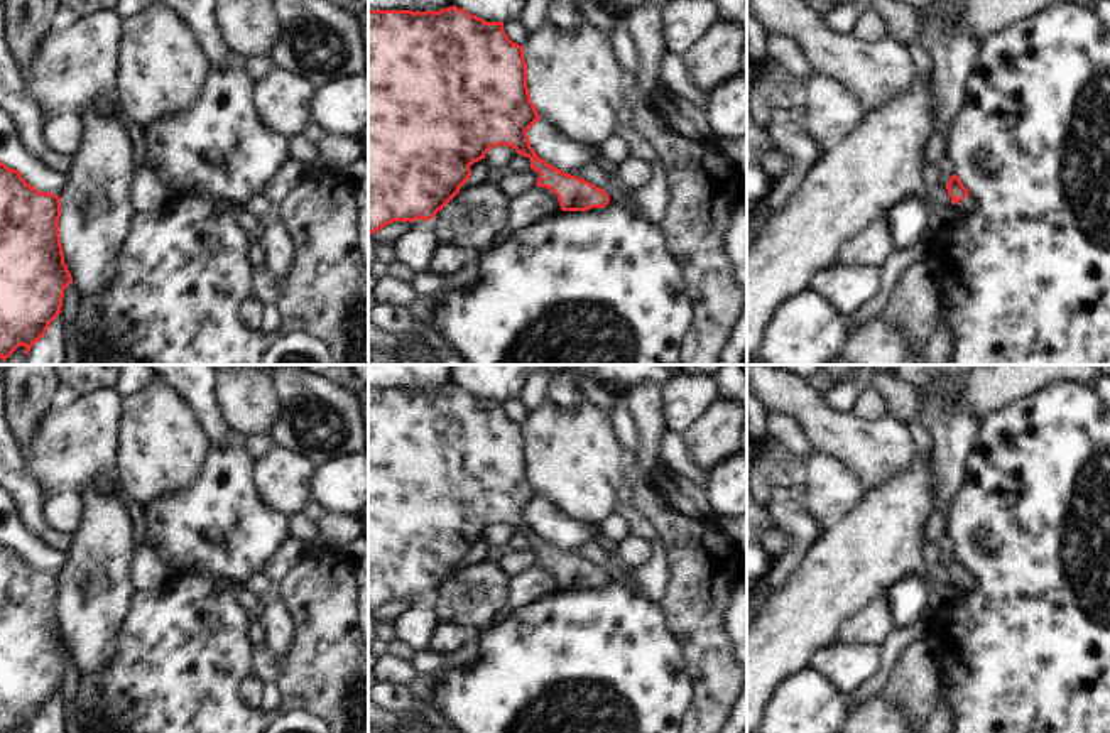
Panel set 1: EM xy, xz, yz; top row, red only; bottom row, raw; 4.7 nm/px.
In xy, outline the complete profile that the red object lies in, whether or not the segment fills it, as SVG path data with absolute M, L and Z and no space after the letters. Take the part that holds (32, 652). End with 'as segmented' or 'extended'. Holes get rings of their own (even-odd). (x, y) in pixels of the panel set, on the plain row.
M0 540L0 733L12 733L19 725L29 733L61 691L73 655L64 642L59 596L57 573L37 569Z; as segmented

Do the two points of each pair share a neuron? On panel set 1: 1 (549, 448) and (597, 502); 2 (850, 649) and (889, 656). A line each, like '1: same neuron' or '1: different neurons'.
1: same neuron
2: different neurons

